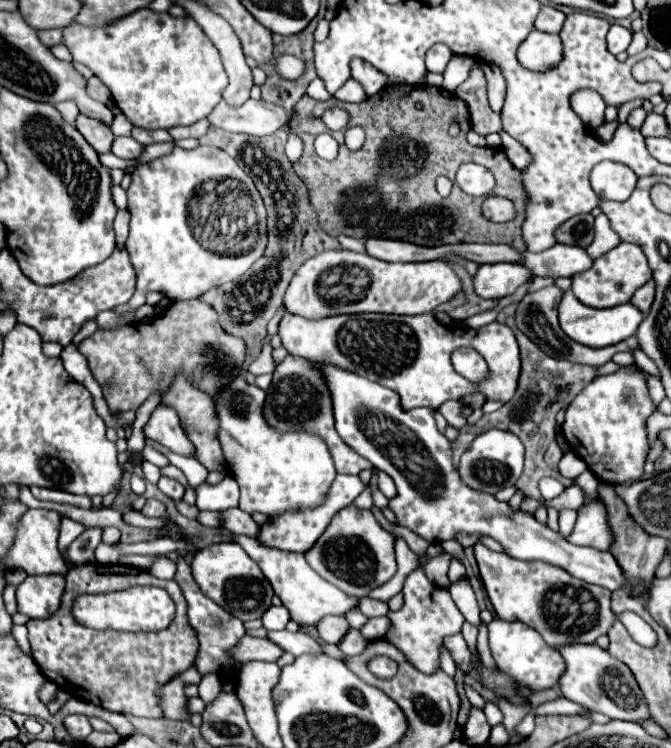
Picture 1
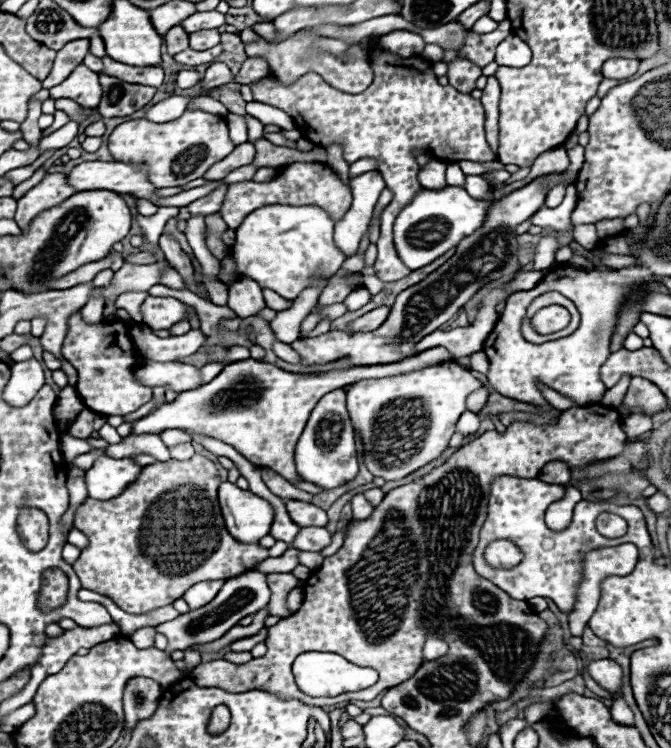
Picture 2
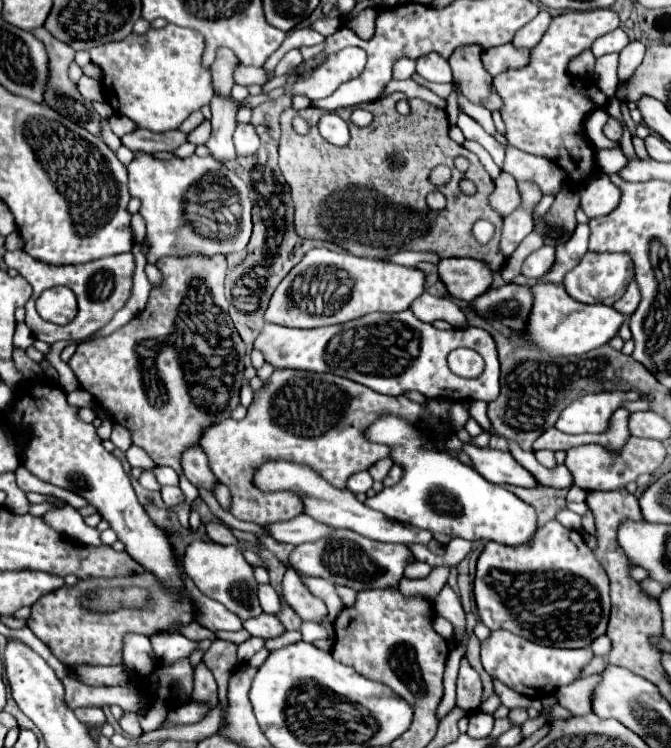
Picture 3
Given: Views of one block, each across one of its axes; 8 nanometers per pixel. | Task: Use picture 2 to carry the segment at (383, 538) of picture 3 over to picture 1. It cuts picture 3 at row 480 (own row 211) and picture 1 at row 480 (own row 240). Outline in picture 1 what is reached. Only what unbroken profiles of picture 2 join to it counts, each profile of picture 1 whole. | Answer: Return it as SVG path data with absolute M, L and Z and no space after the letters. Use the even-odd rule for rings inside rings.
M236 376L224 386L216 398L216 414L220 422L218 440L224 452L230 474L239 484L239 508L250 512L262 512L276 516L284 510L304 510L320 506L337 472L330 450L318 434L310 432L280 432L272 428L264 418L266 392L254 384L248 384L244 376Z

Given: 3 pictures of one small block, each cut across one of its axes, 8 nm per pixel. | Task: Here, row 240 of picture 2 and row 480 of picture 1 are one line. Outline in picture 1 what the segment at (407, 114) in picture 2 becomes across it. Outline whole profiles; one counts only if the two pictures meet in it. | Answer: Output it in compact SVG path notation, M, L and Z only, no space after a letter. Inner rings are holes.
M378 472L378 488L386 498L394 498L396 496L396 486L392 482L392 478L384 472Z

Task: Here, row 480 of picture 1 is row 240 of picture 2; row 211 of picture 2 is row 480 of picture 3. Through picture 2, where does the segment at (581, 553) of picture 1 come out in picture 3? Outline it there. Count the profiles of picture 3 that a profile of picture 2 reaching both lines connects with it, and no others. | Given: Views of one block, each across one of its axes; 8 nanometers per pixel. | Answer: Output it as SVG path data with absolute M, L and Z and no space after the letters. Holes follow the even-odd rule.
M396 416L378 418L368 428L368 438L372 442L388 444L392 448L392 460L404 466L404 478L396 486L384 488L374 498L364 500L368 508L382 512L396 522L430 530L444 546L454 536L516 546L528 542L536 532L536 512L530 504L522 502L506 488L488 482L476 470L456 458L450 458L446 452L424 450L422 444L426 438L416 428L408 426L408 422Z

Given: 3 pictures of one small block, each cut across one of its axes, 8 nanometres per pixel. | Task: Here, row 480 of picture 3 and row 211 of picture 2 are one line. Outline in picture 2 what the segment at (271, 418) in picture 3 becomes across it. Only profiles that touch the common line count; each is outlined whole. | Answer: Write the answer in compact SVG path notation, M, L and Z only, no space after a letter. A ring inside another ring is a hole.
M294 162L294 164L288 164L286 170L282 170L272 182L260 184L260 182L248 180L248 182L230 184L224 204L220 208L220 214L222 214L224 222L228 224L228 228L238 228L250 212L254 212L256 208L262 208L262 206L270 206L270 204L288 204L288 206L314 204L314 206L324 208L334 220L340 220L352 204L352 192L346 184L342 184L342 180L334 174L334 170L328 164Z

